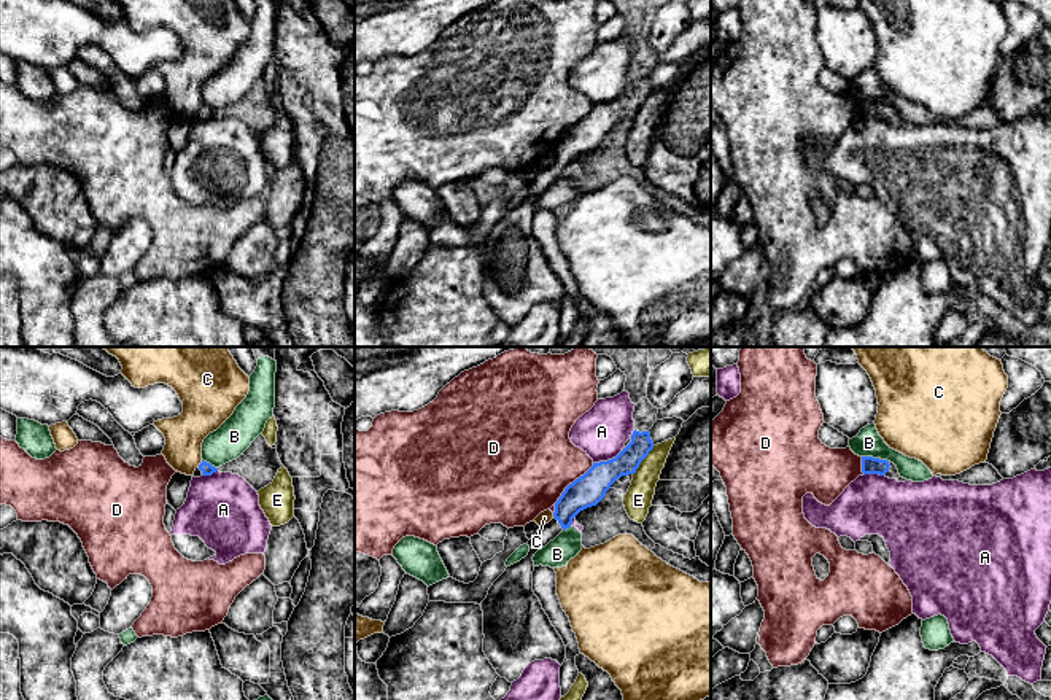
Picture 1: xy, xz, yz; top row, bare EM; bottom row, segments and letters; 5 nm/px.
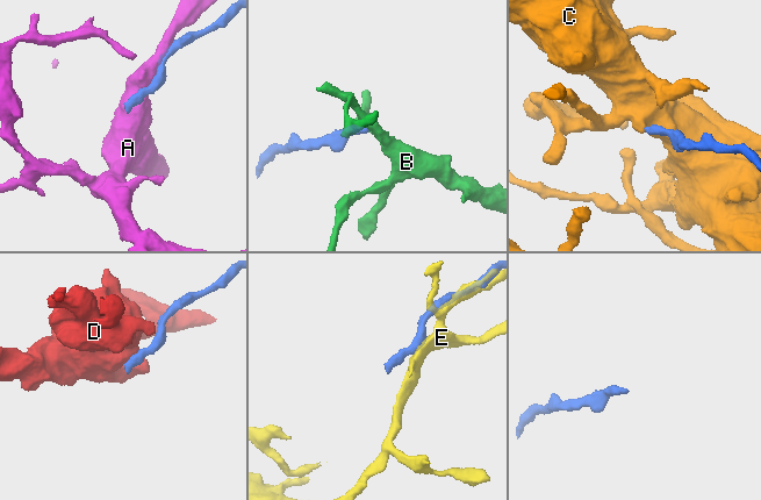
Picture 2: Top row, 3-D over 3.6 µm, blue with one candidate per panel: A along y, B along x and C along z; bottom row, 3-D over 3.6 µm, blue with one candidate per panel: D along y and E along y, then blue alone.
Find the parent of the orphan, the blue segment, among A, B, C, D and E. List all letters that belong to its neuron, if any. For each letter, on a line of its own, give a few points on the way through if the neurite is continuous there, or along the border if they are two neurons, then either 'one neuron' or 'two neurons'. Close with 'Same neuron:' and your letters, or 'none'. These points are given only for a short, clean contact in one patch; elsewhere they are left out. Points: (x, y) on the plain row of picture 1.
A: two neurons
B: border along yz (862, 99), (878, 102); two neurons
C: border along xy (202, 104), (197, 110); two neurons
D: border along xz (593, 107), (554, 147); two neurons
E: two neurons
Same neuron: none

